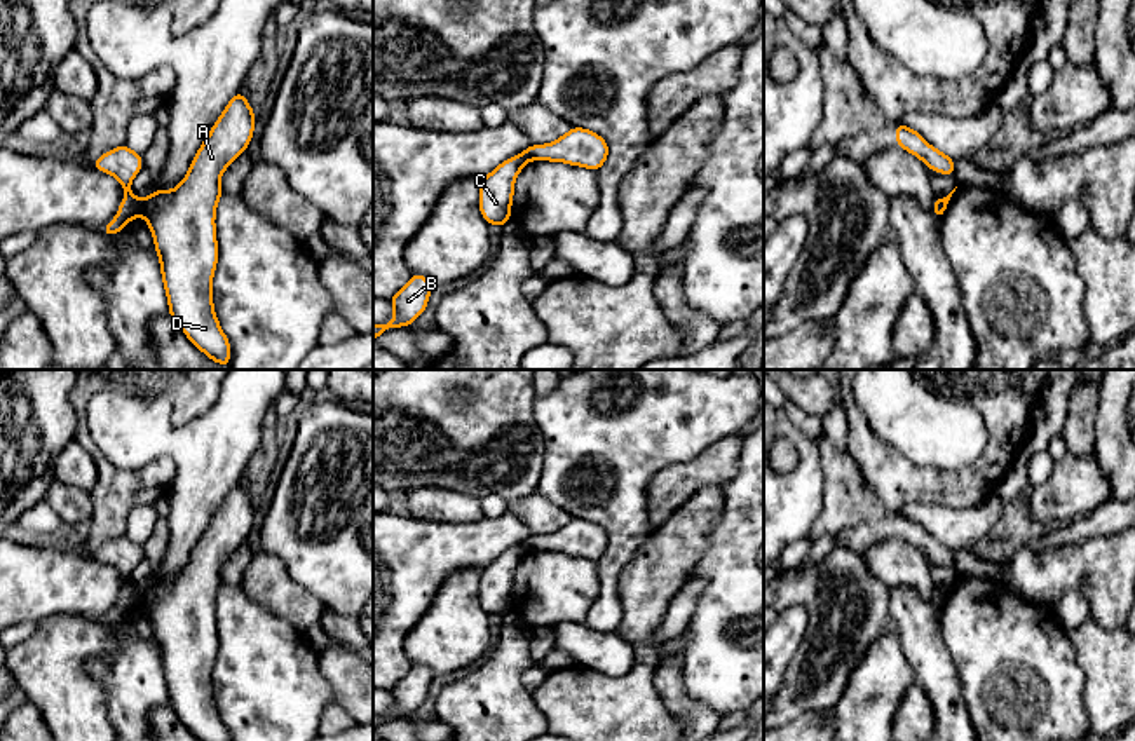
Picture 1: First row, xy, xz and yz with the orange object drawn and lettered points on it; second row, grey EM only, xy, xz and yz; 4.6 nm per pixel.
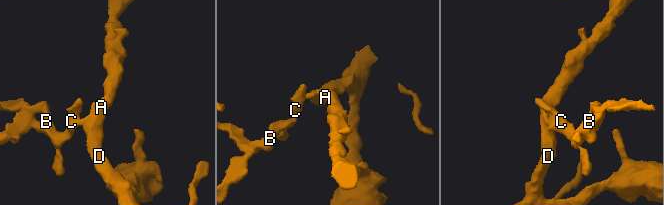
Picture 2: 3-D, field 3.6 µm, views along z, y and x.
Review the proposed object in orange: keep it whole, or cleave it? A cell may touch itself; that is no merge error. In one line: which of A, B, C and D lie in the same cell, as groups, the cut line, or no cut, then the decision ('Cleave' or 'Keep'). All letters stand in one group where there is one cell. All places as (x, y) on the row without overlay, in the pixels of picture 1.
Groups: A D / B C. Split along xy (135, 590), (136, 605). Cleave

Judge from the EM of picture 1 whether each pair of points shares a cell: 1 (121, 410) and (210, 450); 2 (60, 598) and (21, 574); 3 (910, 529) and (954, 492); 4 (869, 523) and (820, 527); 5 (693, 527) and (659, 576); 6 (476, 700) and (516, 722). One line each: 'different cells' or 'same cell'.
1: same cell
2: same cell
3: different cells
4: same cell
5: same cell
6: same cell

